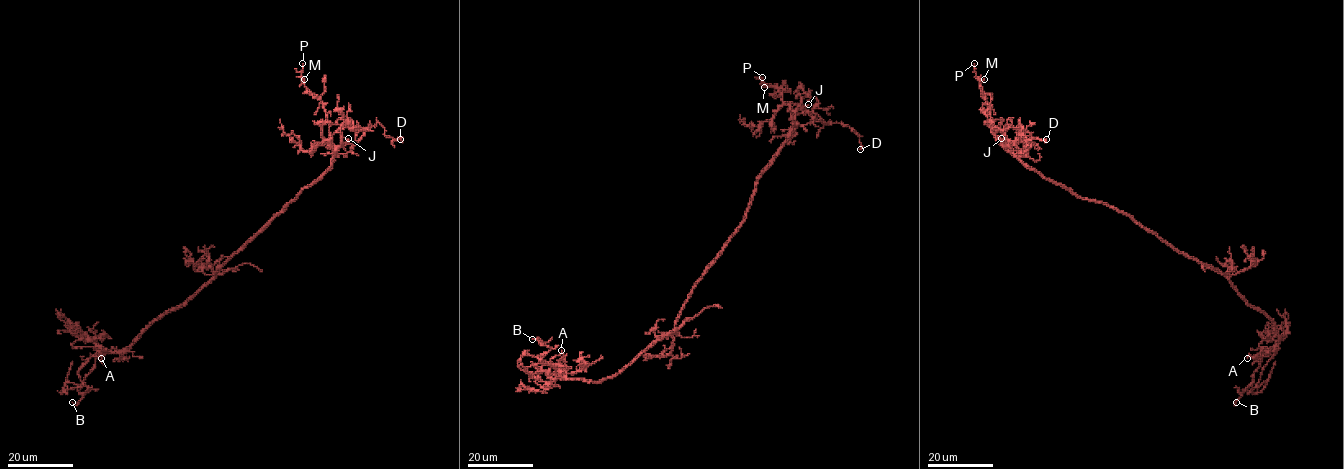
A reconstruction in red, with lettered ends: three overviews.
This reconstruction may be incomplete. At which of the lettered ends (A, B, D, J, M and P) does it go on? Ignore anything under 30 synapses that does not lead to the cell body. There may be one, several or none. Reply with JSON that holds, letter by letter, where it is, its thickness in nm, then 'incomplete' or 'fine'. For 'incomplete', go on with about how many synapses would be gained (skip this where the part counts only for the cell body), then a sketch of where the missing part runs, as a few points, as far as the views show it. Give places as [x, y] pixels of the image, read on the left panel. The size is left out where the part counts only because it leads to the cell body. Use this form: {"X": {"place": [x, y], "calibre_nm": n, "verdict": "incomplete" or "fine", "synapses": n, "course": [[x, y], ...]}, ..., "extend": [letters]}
{"A": {"place": [101, 358], "calibre_nm": 100, "verdict": "fine"}, "B": {"place": [72, 402], "calibre_nm": 100, "verdict": "fine"}, "D": {"place": [400, 139], "calibre_nm": 120, "verdict": "fine"}, "J": {"place": [348, 138], "calibre_nm": 150, "verdict": "fine"}, "M": {"place": [304, 79], "calibre_nm": 100, "verdict": "fine"}, "P": {"place": [302, 63], "calibre_nm": 170, "verdict": "fine"}, "extend": []}

